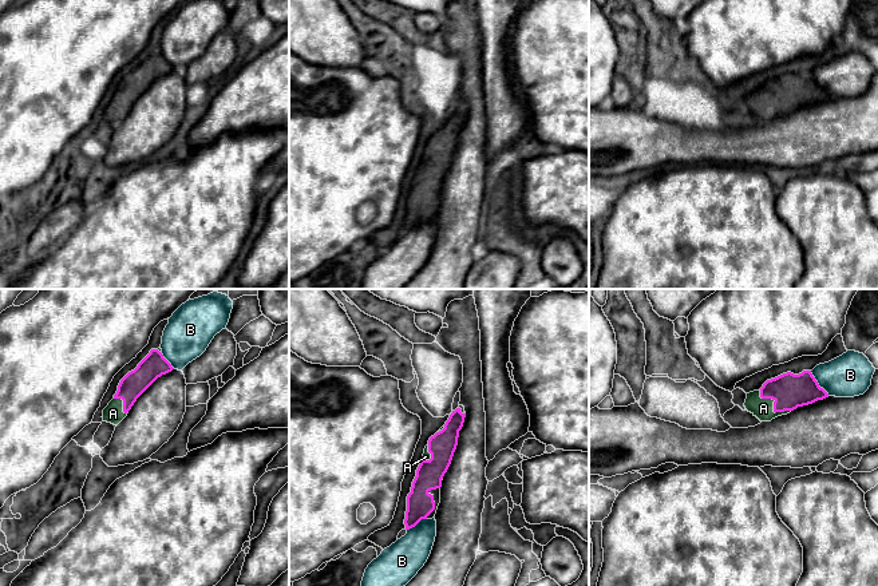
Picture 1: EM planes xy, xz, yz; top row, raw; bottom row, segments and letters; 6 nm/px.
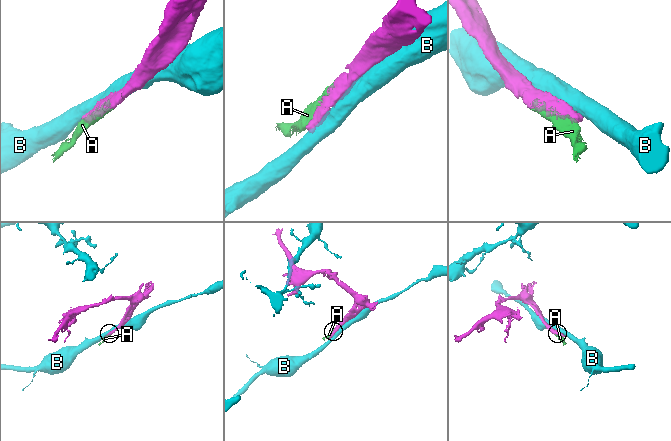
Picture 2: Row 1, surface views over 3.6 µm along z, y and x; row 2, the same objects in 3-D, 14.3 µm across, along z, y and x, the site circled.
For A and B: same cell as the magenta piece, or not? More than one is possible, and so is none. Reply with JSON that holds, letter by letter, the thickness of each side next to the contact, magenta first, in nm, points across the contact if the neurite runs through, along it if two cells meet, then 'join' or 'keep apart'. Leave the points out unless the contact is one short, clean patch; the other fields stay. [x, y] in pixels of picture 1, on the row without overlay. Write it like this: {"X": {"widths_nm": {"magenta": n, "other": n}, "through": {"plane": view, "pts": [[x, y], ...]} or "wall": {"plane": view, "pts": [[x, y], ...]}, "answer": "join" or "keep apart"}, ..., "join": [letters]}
{"A": {"widths_nm": {"magenta": 220, "other": 130}, "answer": "join"}, "B": {"widths_nm": {"magenta": 220, "other": 260}, "answer": "keep apart"}, "join": ["A"]}

